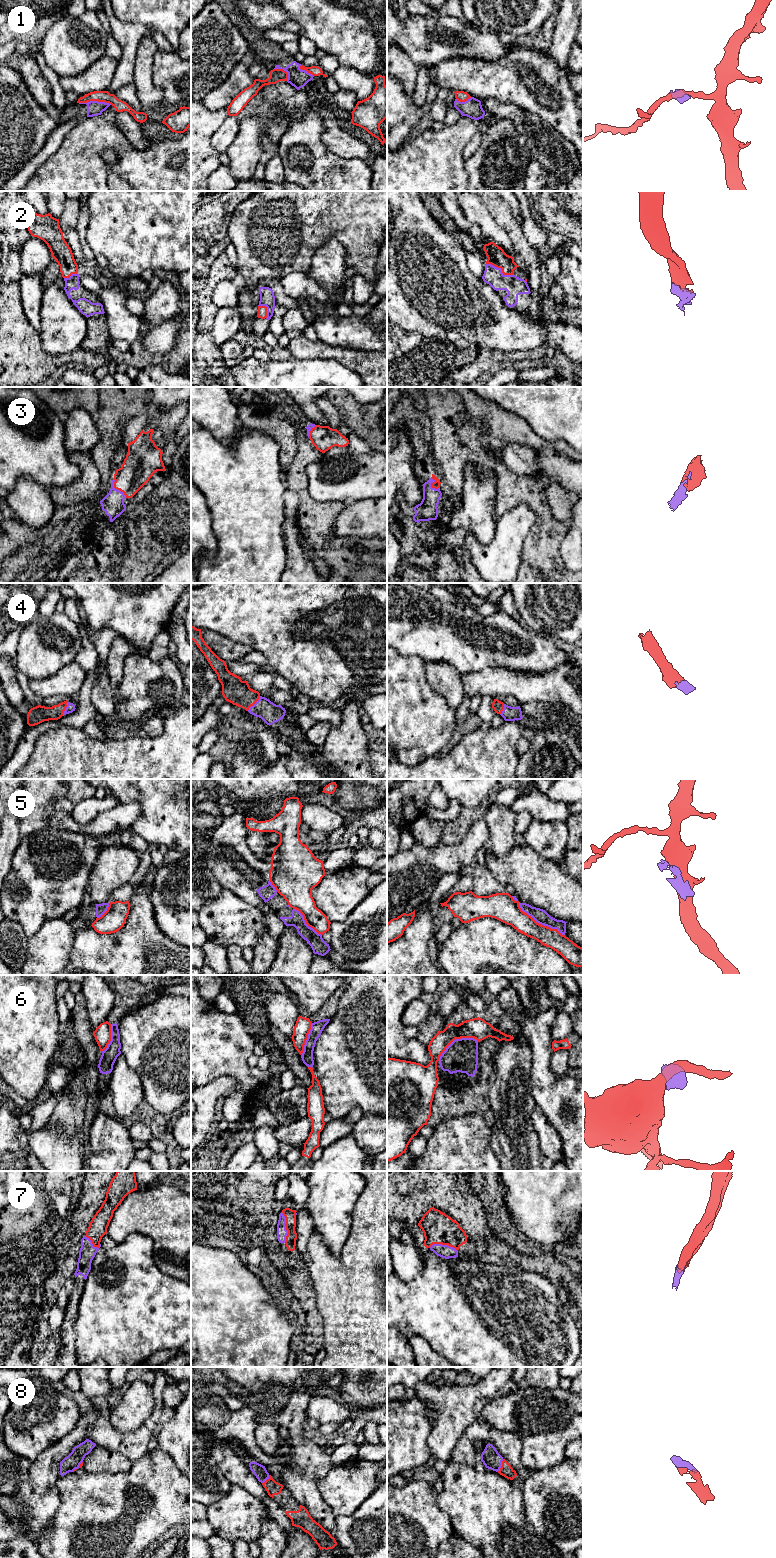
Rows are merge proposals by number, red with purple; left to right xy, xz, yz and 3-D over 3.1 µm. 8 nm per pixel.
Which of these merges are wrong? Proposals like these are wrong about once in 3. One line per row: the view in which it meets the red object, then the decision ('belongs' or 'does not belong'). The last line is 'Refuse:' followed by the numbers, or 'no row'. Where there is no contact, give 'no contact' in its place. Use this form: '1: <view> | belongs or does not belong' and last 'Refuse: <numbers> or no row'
1: xy | does not belong
2: yz | belongs
3: xy | belongs
4: xz | belongs
5: yz | does not belong
6: yz | does not belong
7: xz | belongs
8: yz | belongs
Refuse: 1, 5, 6

